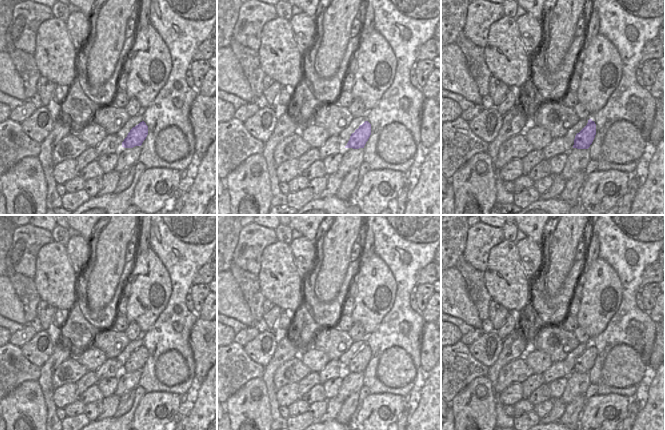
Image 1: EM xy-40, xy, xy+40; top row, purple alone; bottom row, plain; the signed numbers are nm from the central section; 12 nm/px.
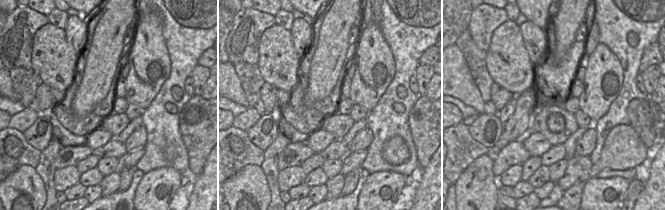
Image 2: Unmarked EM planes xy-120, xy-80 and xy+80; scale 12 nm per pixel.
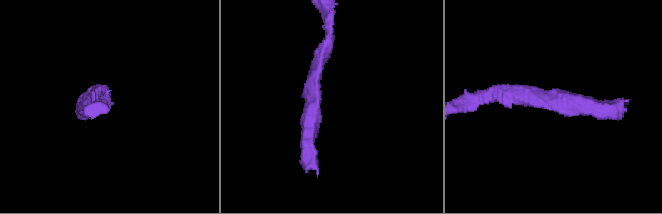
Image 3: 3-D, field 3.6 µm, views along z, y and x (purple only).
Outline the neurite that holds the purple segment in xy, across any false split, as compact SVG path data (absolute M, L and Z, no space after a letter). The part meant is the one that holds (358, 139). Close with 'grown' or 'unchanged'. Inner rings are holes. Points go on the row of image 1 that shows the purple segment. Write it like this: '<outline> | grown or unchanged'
M365 121L354 133L351 134L350 139L345 148L359 149L364 148L366 142L371 135L371 124Z | unchanged

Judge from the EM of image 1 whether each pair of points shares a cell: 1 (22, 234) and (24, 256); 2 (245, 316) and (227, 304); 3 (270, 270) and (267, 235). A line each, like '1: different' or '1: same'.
1: same
2: same
3: different

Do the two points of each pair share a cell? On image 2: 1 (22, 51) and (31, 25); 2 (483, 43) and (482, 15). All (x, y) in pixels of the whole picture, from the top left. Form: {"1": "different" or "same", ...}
{"1": "same", "2": "same"}

